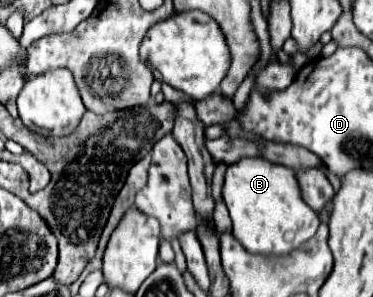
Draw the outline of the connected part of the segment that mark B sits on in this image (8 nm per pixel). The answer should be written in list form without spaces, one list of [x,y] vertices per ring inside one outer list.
[[[244,157],[228,165],[222,197],[228,205],[236,239],[250,251],[262,255],[286,255],[314,237],[320,219],[302,201],[296,173],[262,157]]]

